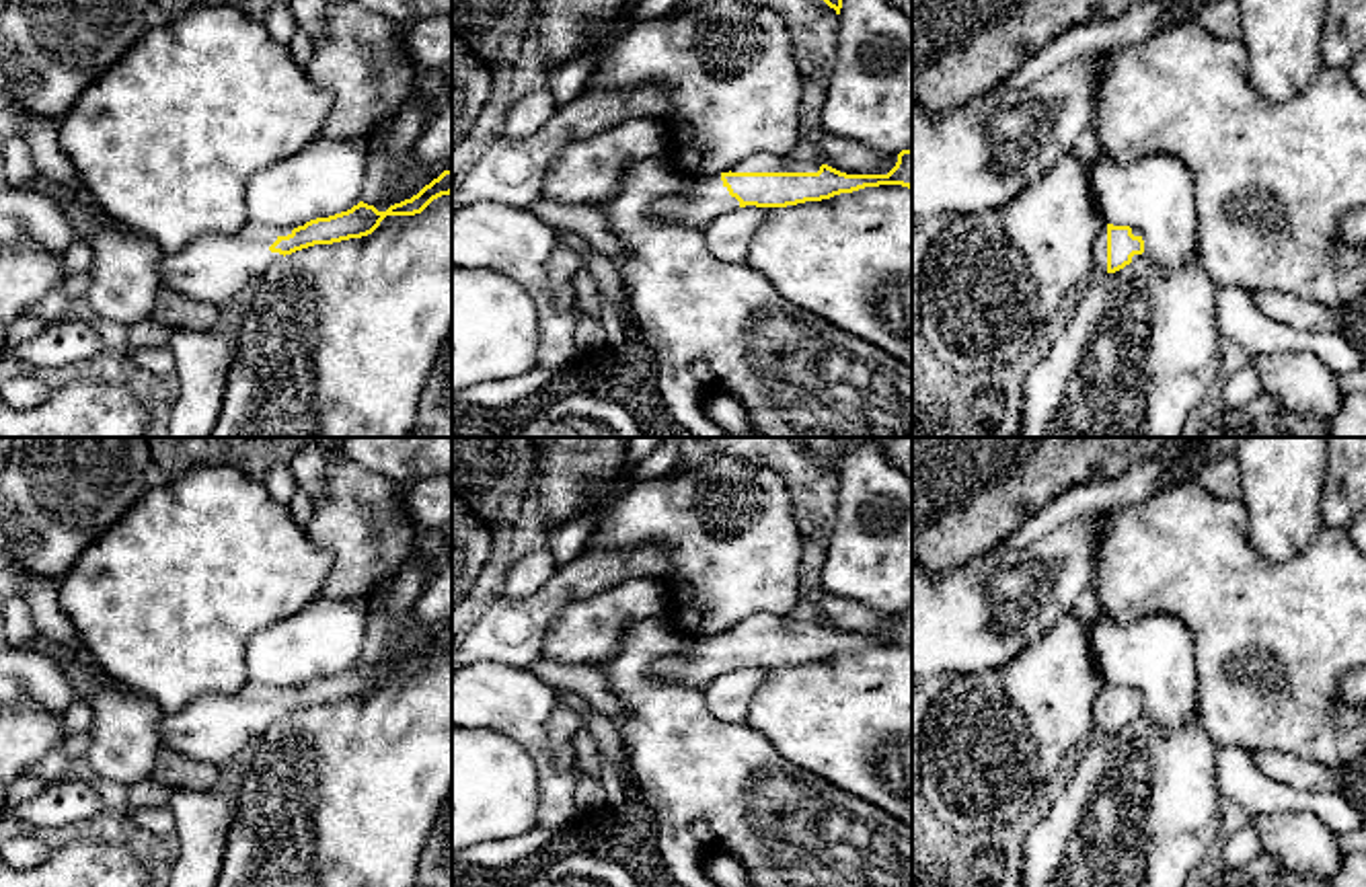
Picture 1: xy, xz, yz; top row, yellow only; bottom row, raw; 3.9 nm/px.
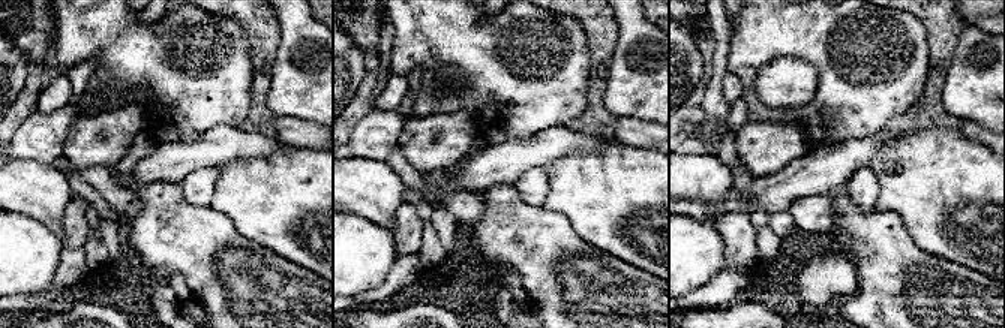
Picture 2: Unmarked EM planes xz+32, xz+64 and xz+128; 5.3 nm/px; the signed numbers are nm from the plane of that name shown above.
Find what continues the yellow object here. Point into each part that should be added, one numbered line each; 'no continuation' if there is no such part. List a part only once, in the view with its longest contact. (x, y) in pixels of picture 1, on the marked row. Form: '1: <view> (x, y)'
1: xz (761, 163)

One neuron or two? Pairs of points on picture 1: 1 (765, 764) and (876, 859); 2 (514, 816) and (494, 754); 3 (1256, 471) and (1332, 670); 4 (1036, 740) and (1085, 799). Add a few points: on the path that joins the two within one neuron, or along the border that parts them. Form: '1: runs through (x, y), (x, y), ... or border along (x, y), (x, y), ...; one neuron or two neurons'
1: runs through (791, 791), (849, 849); one neuron
2: runs through (500, 801), (494, 793), (494, 768); one neuron
3: border along (1323, 526), (1286, 559), (1270, 561), (1260, 555); two neurons
4: border along (1095, 736), (1077, 752), (1067, 775), (1052, 789); two neurons

